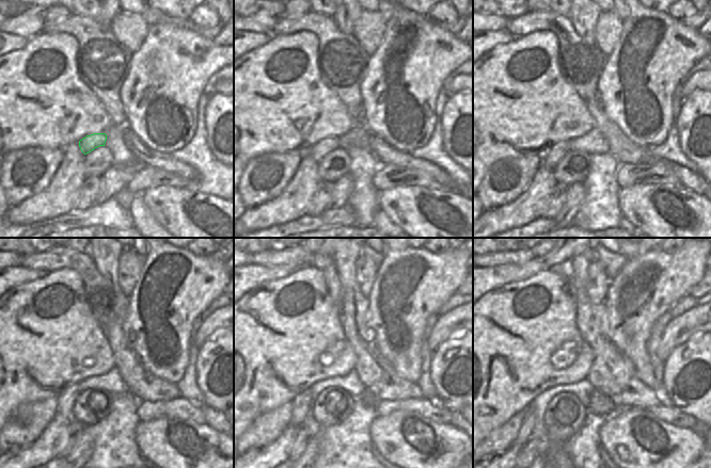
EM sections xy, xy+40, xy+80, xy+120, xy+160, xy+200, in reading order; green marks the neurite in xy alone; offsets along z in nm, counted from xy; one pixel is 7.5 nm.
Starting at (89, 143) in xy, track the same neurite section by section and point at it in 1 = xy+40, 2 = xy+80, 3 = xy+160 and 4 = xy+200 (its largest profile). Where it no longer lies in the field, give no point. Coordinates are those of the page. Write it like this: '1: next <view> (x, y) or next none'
1: next xy+40 (317, 151)
2: next xy+80 (549, 159)
3: next xy+160 (302, 404)
4: next xy+200 (526, 428)

